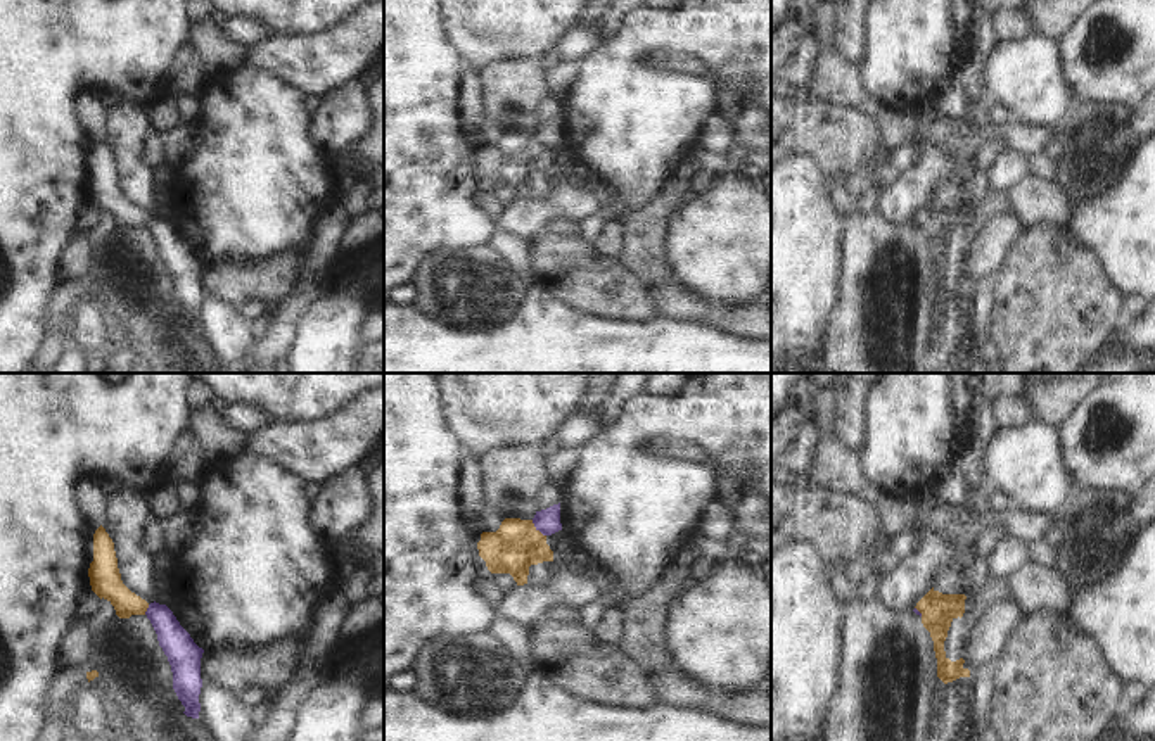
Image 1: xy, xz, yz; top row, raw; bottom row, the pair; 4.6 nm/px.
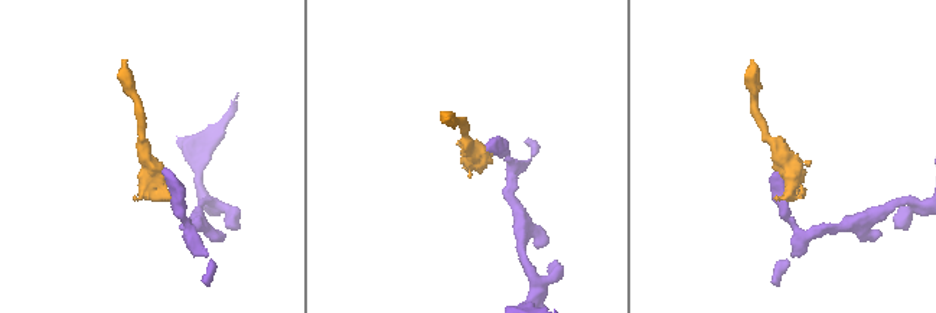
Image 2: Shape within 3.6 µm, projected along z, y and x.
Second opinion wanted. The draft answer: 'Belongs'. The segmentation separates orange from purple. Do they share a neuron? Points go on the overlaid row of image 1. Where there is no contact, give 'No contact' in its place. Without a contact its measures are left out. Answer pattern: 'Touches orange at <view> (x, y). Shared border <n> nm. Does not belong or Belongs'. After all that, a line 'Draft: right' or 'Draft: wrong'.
Touches orange at xz (538, 531). Shared border 100 nm. Belongs.
Draft: right

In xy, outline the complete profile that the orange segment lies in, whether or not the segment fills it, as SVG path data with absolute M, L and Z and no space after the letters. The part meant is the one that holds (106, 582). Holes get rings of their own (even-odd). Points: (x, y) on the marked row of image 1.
M102 525L93 534L93 561L90 563L88 577L92 591L100 599L107 599L119 618L145 615L150 620L159 646L171 665L173 689L185 706L183 713L199 719L201 658L204 649L194 643L166 605L156 601L149 605L123 584L114 542Z

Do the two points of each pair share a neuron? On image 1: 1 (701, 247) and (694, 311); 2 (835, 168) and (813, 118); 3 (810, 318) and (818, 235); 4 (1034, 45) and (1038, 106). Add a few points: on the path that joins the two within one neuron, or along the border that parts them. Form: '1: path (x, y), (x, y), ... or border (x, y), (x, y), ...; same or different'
1: border (668, 263), (671, 272), (690, 289), (733, 306); different
2: path (835, 156), (835, 144), (822, 130); same
3: path (810, 297), (810, 256); same
4: path (1034, 61), (1034, 90); same

